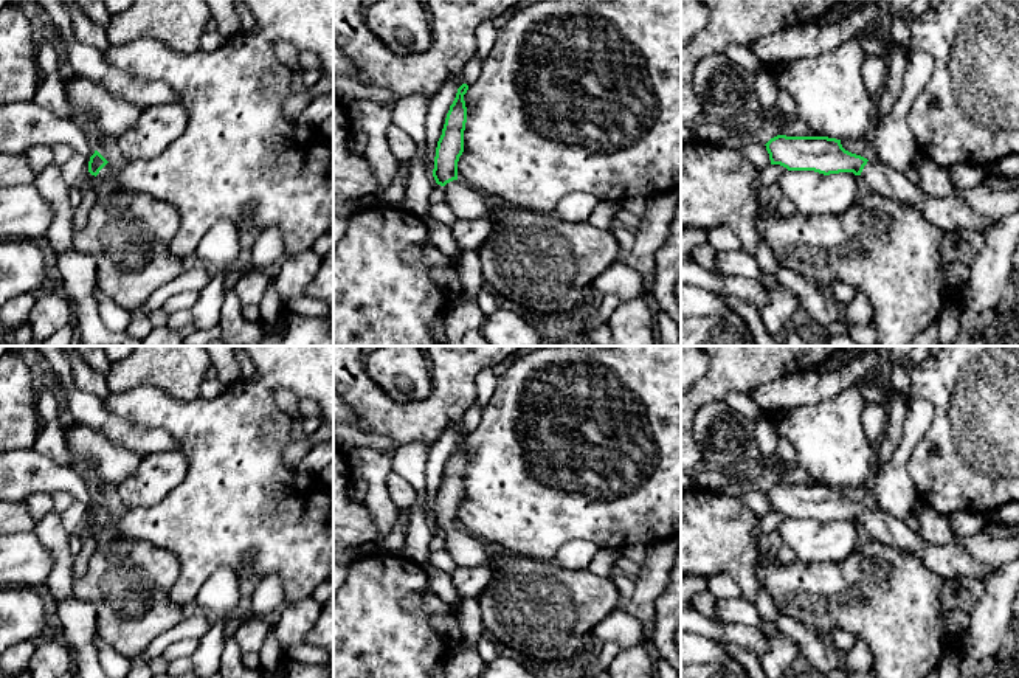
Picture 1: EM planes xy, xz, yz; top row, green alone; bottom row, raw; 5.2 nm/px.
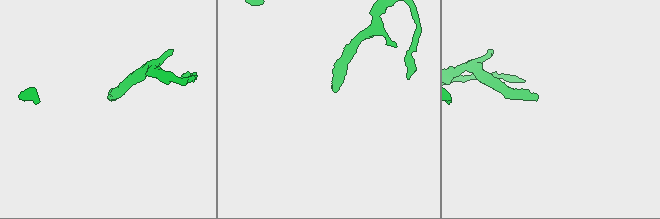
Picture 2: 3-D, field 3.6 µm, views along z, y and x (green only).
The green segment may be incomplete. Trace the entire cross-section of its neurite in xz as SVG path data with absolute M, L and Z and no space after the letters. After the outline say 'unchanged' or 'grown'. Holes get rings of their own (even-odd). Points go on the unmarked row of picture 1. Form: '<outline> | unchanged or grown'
M468 433L458 436L456 445L445 465L442 483L437 489L433 524L445 538L445 551L458 568L482 566L489 560L490 548L458 528L458 509L464 500L464 478L467 455L464 442Z | grown

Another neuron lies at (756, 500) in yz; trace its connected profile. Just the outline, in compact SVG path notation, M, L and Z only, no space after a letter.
M752 487L740 490L737 495L754 514L763 517L771 512L766 493Z

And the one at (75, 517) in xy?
M74 500L71 506L60 514L60 521L68 534L76 534L88 520L90 506Z

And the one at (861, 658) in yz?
M855 638L853 650L842 655L842 667L847 672L875 672L873 653L861 638Z

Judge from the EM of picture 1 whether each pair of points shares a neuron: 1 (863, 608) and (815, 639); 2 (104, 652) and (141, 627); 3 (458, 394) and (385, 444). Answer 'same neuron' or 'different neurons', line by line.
1: different neurons
2: different neurons
3: different neurons

